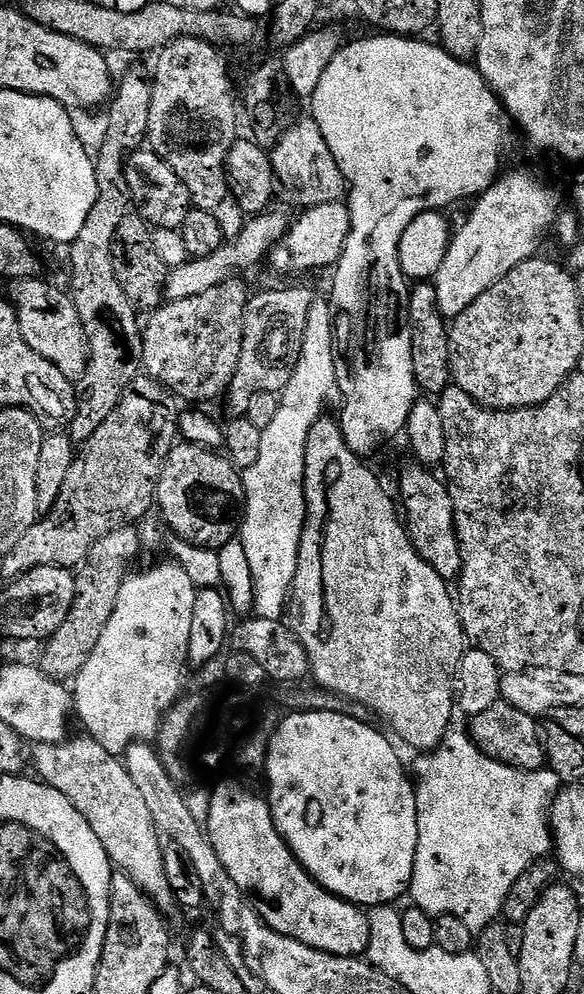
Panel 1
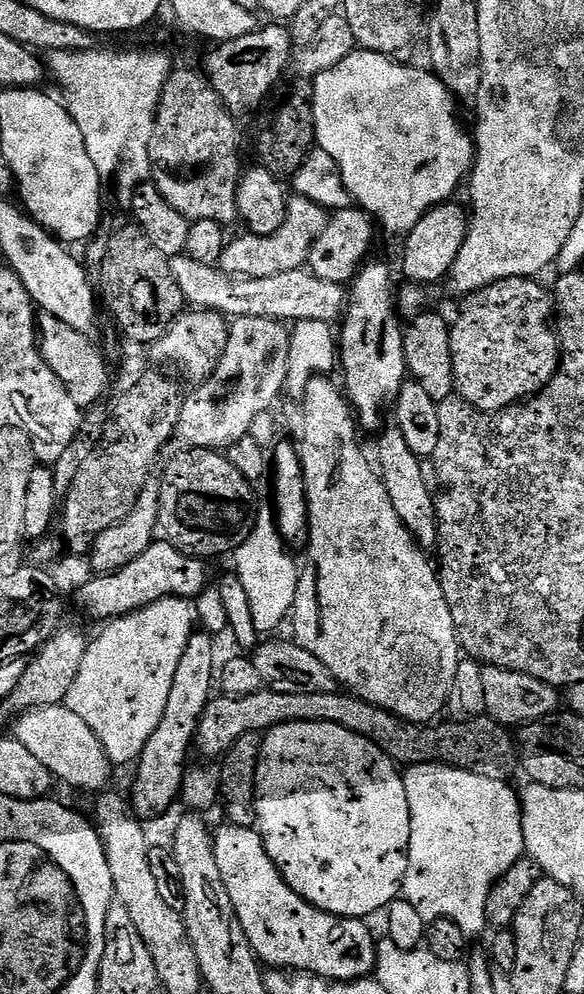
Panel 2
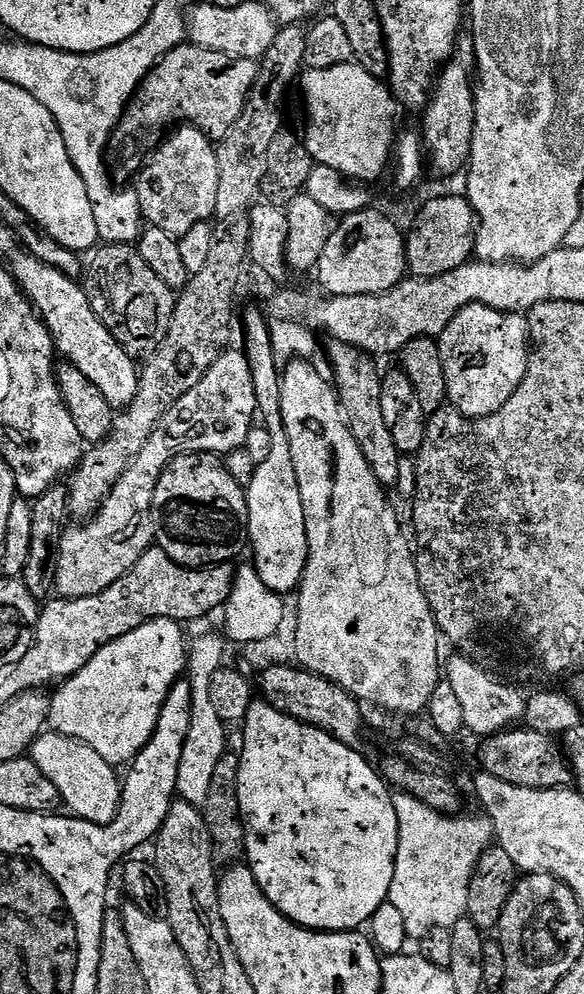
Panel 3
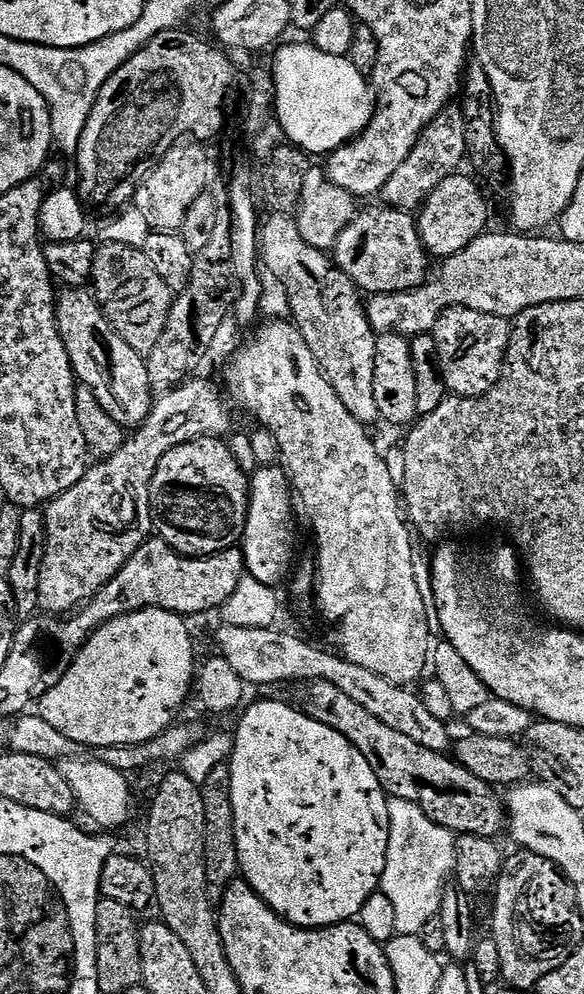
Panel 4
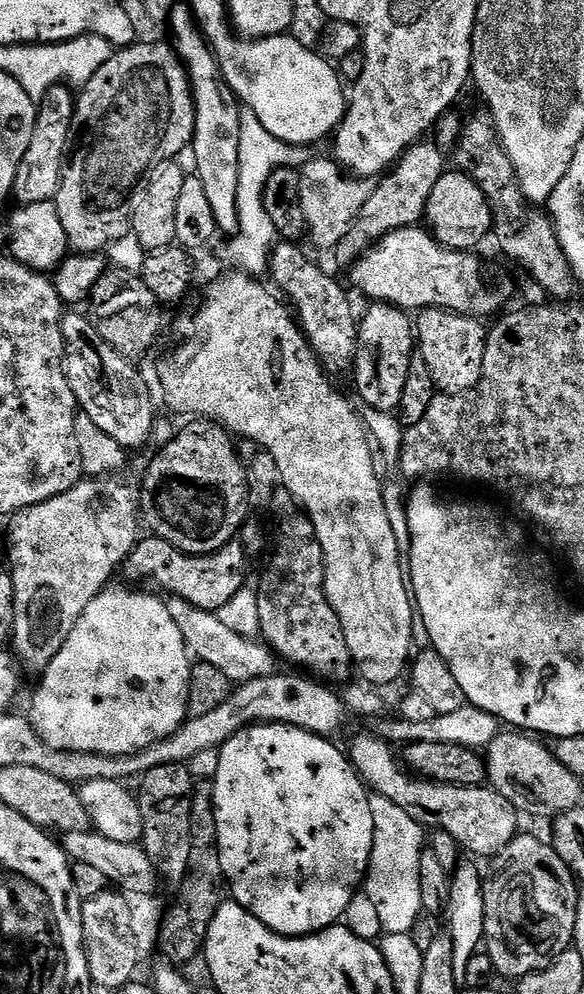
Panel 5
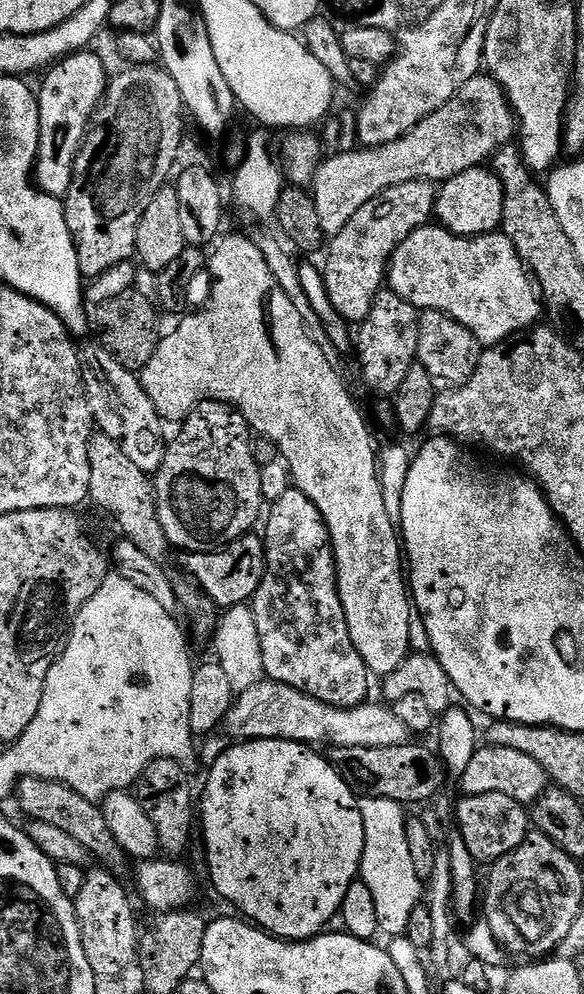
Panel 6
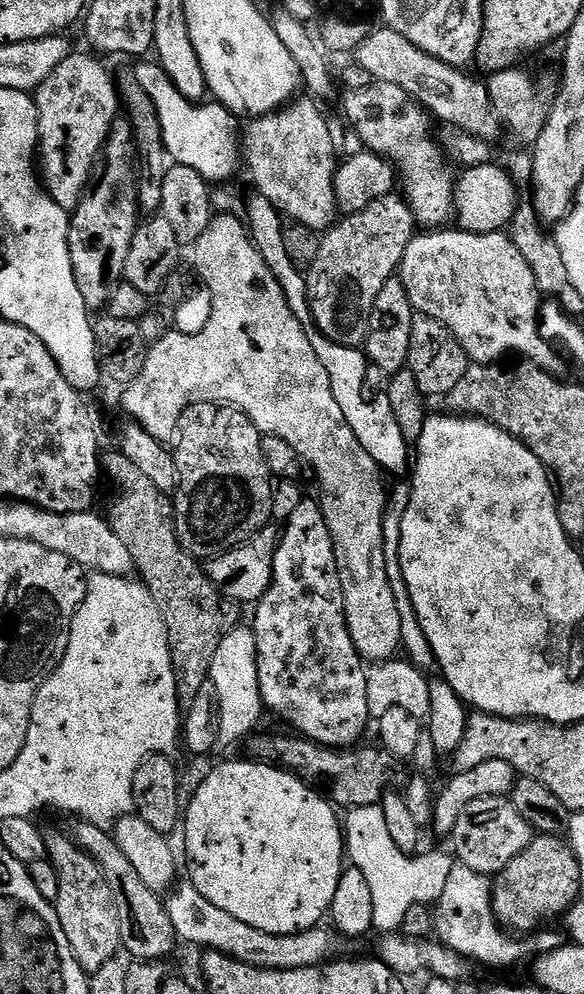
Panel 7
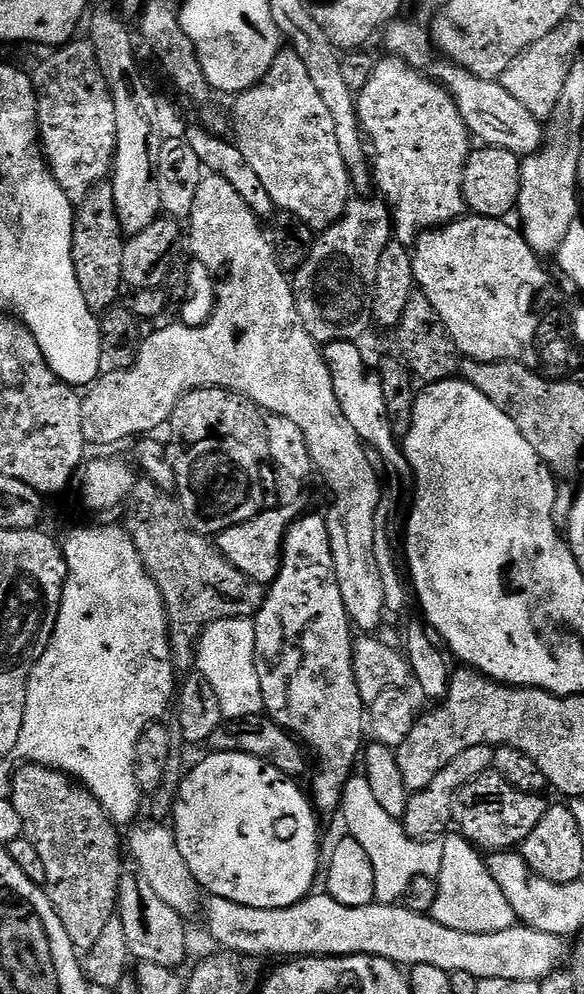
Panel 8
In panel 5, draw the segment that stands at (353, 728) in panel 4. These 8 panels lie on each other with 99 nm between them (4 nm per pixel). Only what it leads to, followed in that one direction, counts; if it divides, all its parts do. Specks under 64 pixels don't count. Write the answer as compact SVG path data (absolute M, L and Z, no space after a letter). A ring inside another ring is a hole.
M375 731L372 732L360 732L353 738L352 748L350 747L350 759L365 784L375 795L390 798L390 802L407 808L414 819L419 820L421 824L432 830L445 831L456 840L457 845L462 848L463 846L469 848L476 856L495 858L499 856L502 850L506 850L506 846L510 846L510 842L521 831L521 813L515 804L512 804L504 795L491 786L438 784L431 780L425 780L423 776L413 774L406 767L405 761L398 755L397 749L389 741L377 735Z

